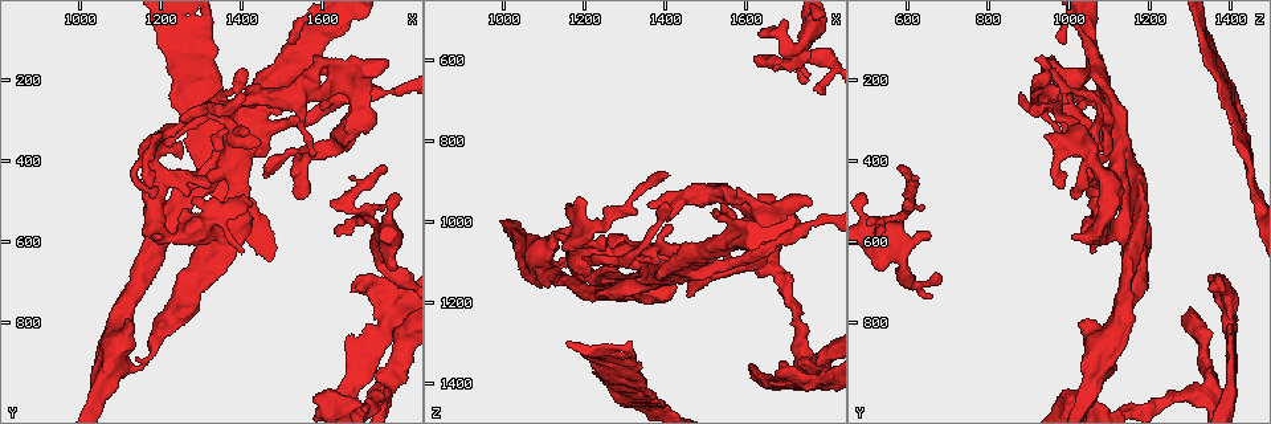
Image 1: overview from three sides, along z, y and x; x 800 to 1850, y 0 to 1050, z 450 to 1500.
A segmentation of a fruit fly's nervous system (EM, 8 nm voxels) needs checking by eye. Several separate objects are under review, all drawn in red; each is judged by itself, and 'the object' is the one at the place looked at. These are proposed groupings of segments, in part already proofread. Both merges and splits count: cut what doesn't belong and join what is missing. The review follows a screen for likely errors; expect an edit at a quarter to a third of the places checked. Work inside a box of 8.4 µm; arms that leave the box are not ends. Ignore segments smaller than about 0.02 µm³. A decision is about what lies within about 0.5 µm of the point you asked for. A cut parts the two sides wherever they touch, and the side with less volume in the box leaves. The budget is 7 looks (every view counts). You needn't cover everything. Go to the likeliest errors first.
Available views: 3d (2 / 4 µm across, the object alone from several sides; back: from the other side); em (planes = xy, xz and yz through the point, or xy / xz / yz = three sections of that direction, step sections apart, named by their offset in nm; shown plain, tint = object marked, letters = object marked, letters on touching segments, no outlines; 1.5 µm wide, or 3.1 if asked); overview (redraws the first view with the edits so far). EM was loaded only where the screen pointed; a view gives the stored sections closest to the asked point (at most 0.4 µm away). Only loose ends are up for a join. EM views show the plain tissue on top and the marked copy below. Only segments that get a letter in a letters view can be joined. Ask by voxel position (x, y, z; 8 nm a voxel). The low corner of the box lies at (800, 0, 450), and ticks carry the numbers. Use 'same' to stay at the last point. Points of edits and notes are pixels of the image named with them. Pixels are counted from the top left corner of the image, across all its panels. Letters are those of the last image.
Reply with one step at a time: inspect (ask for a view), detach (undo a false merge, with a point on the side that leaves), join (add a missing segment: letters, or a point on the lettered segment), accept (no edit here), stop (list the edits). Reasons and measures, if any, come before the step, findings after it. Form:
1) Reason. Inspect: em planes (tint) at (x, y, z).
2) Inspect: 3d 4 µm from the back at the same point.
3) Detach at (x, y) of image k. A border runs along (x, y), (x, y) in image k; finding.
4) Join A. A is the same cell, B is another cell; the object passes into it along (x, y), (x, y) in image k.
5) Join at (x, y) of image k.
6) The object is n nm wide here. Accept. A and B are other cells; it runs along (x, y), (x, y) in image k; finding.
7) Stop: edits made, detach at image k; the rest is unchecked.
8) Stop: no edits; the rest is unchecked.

Free end. Inspect: 3d 4 µm at (1740, 575, 655).

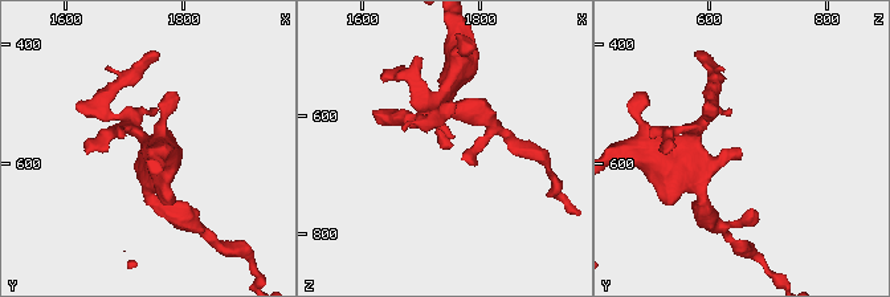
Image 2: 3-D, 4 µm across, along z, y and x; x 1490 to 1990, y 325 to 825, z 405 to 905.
Inspect: em xy step 8 (letters) at (1740, 575, 655).

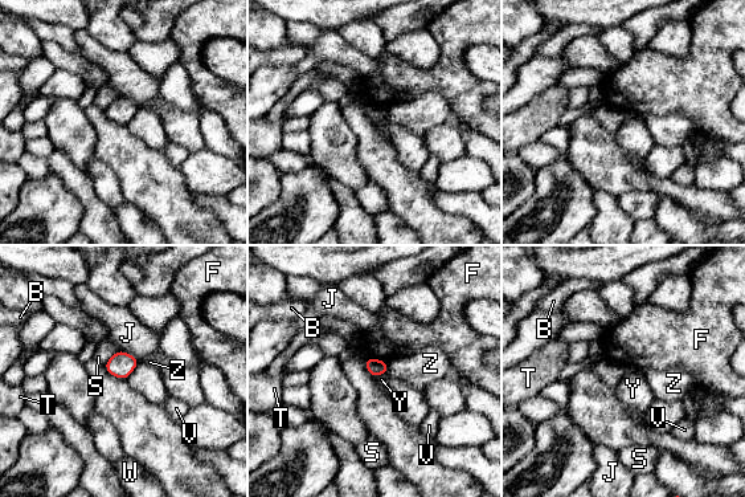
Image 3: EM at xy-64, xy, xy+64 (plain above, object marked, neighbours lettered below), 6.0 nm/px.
The object is 100 nm wide here. Accept. B, F, J, S, T, V, W, Y and Z are other cells; a border runs along (365, 357), (388, 362) in image 3; no lettered segment goes on from it.

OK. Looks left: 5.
Two arms in line, one across. Inspect: 3d 4 µm at (1335, 185, 1380).

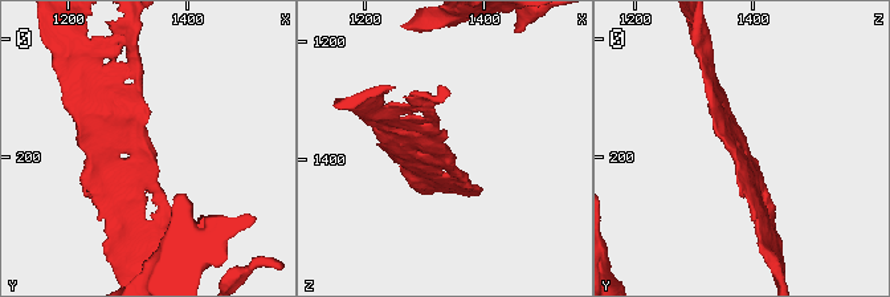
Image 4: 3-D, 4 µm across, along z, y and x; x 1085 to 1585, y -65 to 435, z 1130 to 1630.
3 arms meet here. Inspect: em planes (tint) at (1330, 185, 1380).

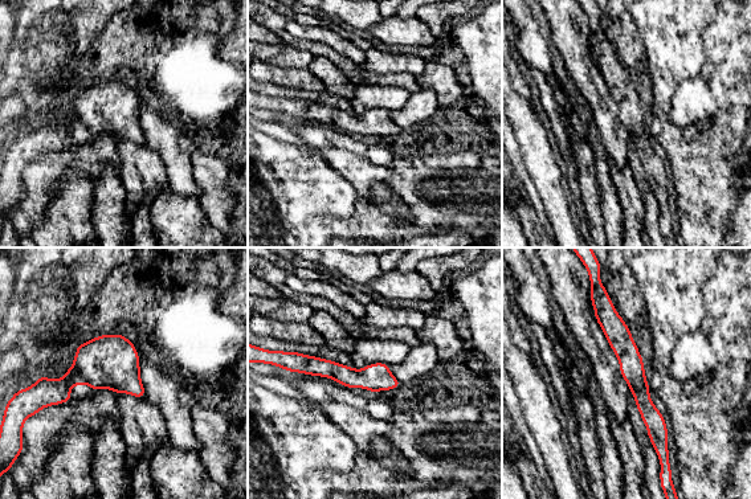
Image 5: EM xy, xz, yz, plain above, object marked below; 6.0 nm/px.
Inspect: em planes (letters) at the same point.

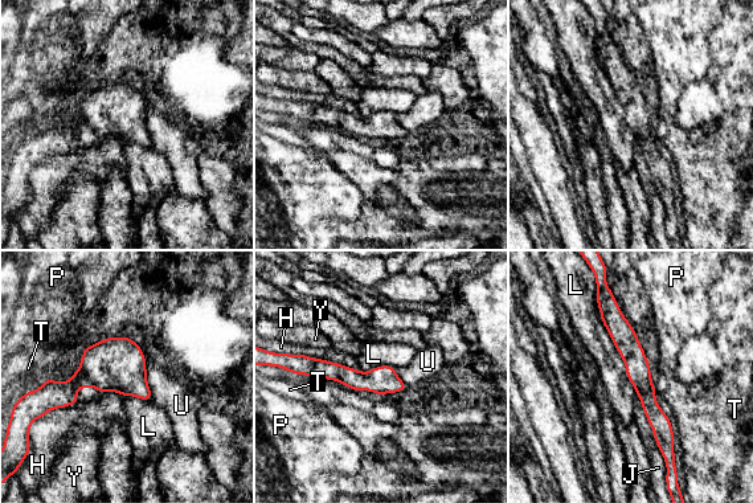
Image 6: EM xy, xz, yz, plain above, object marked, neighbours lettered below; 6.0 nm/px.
Accept. H, J, L, P, T, U and Y are other cells; a border runs along (144, 359), (146, 381), (152, 399) in image 6; one neuron here.

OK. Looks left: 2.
Stops while still wide. Inspect: em xz step 8 (tint) at (1770, 155, 960).

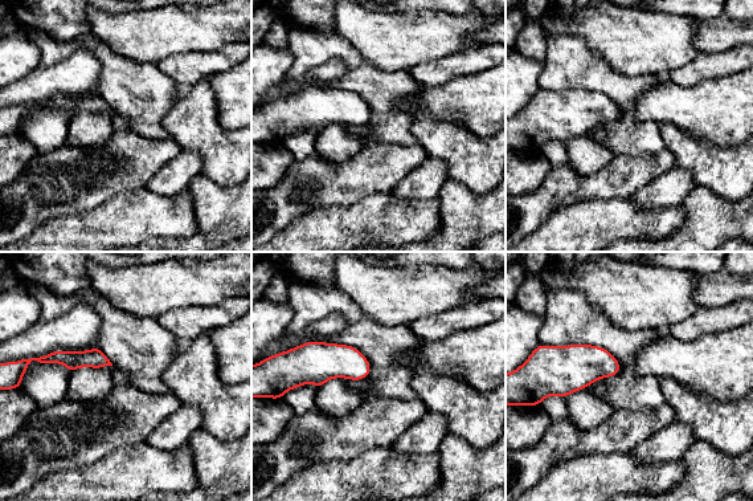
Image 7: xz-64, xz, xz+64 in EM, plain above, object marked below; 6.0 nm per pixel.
Inspect: em planes (letters) at the same point.

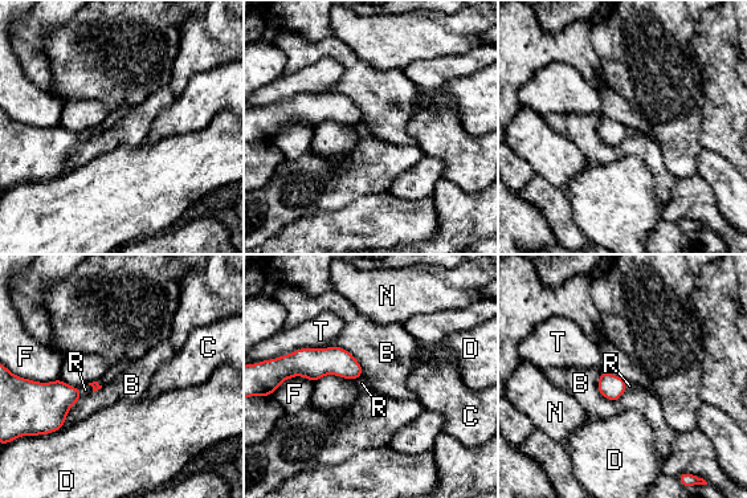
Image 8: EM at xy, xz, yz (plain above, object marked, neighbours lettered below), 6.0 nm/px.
The longest contact is with T, 320 nm. Accept. B, C, D, F, N, R and T are other cells; a border runs along (603, 370), (597, 391), (616, 401) in image 8; none of them fits.

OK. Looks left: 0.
Stop: no edits; the rest is unchecked.

